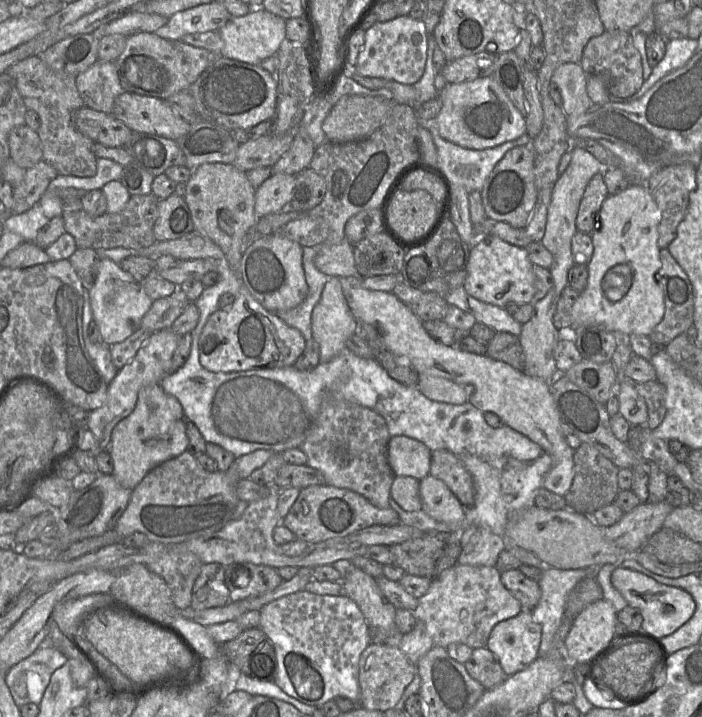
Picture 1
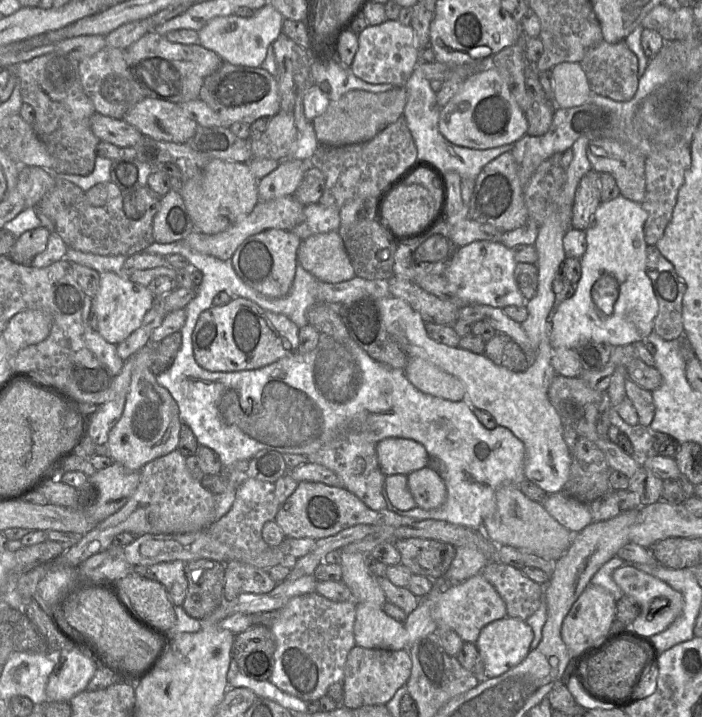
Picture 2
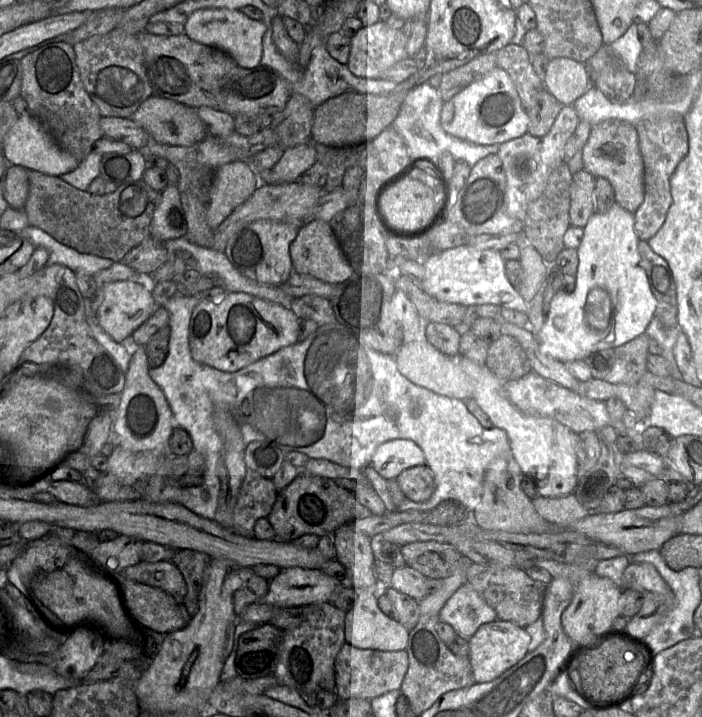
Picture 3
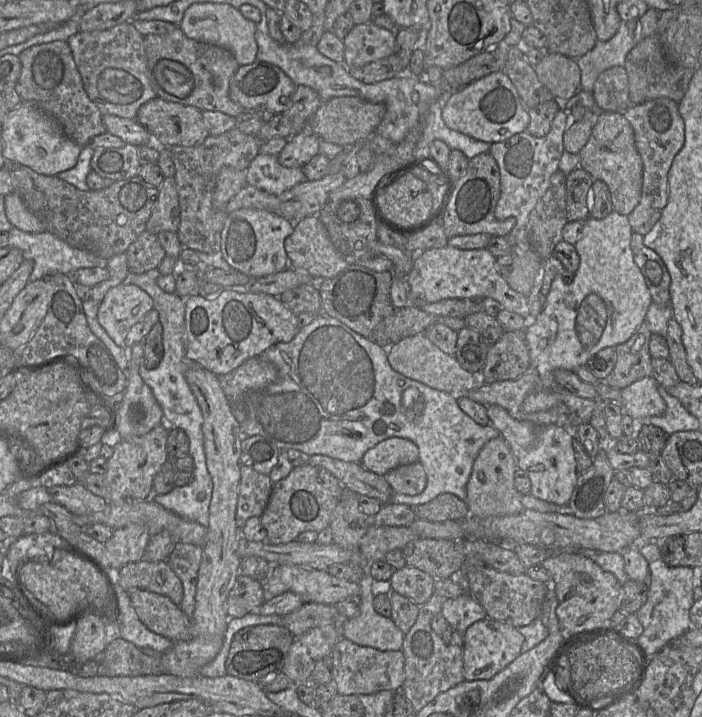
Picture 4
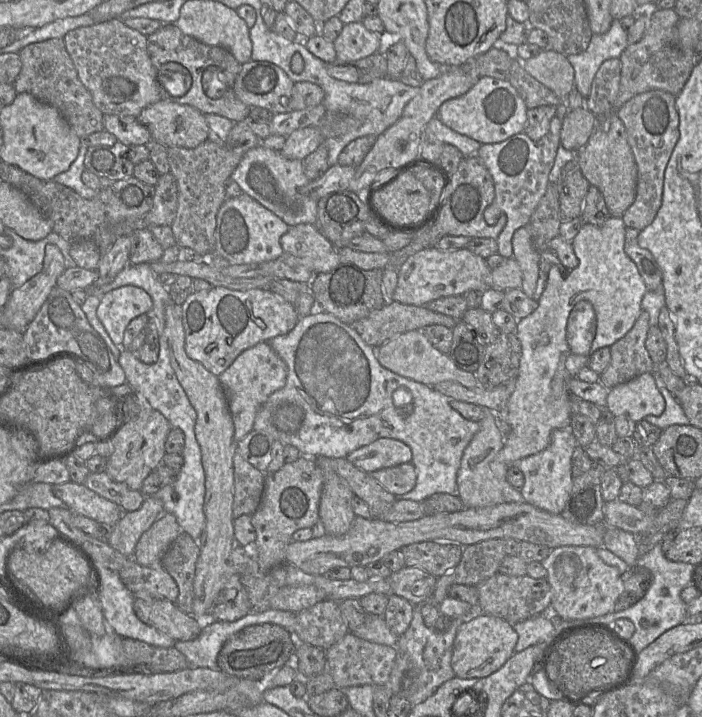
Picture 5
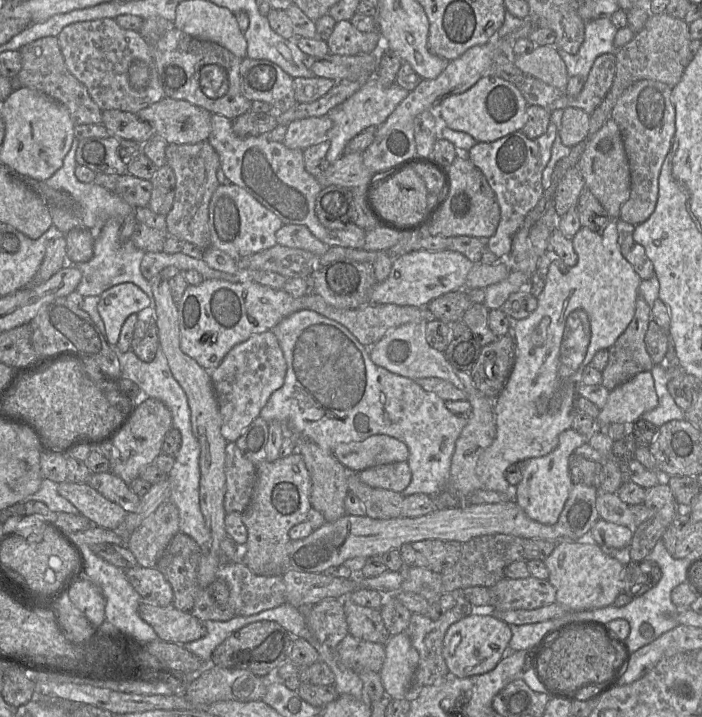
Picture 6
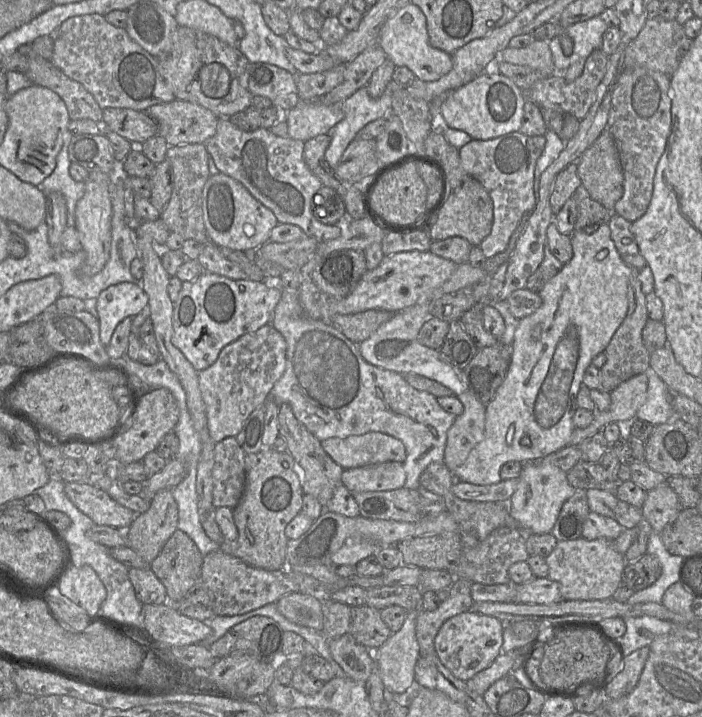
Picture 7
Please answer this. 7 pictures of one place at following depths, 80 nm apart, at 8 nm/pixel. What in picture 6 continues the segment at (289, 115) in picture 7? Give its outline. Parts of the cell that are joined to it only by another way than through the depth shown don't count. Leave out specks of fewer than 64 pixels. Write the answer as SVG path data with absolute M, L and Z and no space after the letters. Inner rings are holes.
M328 115L295 120L287 125L282 143L287 148L304 151L309 146L326 138L332 125L332 120Z

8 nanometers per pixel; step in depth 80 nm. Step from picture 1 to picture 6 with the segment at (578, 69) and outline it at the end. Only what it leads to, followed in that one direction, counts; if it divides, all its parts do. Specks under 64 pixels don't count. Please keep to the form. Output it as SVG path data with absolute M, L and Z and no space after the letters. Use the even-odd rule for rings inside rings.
M537 45L527 54L512 53L514 64L525 74L561 90L566 90L569 74L556 45Z

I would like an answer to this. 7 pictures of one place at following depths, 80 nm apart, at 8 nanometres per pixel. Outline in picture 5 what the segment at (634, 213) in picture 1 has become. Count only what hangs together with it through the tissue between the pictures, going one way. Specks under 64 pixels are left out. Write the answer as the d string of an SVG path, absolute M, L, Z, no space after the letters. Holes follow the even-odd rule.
M610 216L602 225L584 223L579 233L572 240L572 245L574 248L574 252L579 260L579 265L576 268L572 269L566 278L563 278L561 276L560 270L556 265L552 266L548 274L545 289L540 299L537 301L537 308L530 315L517 322L515 334L520 340L522 354L518 375L516 377L515 389L510 396L507 406L505 408L505 421L510 426L510 432L504 438L503 448L498 454L498 460L505 463L506 465L514 465L514 463L525 457L541 452L549 445L551 441L551 435L554 430L569 428L573 416L573 400L569 390L570 380L577 376L581 368L587 366L591 355L596 350L603 347L610 347L619 339L624 337L626 333L633 327L637 318L639 317L642 311L642 298L648 289L637 269L636 264L625 252L624 246L626 228L627 226L625 225L622 217L615 216Z

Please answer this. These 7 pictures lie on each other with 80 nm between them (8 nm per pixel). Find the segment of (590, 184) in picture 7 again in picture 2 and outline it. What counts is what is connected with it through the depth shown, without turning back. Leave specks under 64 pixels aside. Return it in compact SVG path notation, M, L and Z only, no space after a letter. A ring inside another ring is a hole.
M609 138L591 139L587 156L592 170L611 174L620 189L620 195L642 203L646 194L646 157L636 148Z

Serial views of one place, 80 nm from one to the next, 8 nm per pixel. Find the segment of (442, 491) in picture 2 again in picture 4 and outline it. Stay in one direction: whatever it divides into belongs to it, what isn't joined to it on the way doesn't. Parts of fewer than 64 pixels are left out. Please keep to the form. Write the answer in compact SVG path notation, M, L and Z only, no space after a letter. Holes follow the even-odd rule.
M417 462L395 468L384 475L393 493L415 496L423 492L427 476L423 466Z

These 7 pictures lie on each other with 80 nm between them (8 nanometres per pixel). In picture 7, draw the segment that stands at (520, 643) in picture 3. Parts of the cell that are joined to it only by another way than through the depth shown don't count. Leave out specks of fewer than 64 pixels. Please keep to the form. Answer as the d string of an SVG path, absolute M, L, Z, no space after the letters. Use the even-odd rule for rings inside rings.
M474 611L451 617L439 629L434 647L441 663L458 679L467 681L481 670L489 667L502 652L505 623Z

